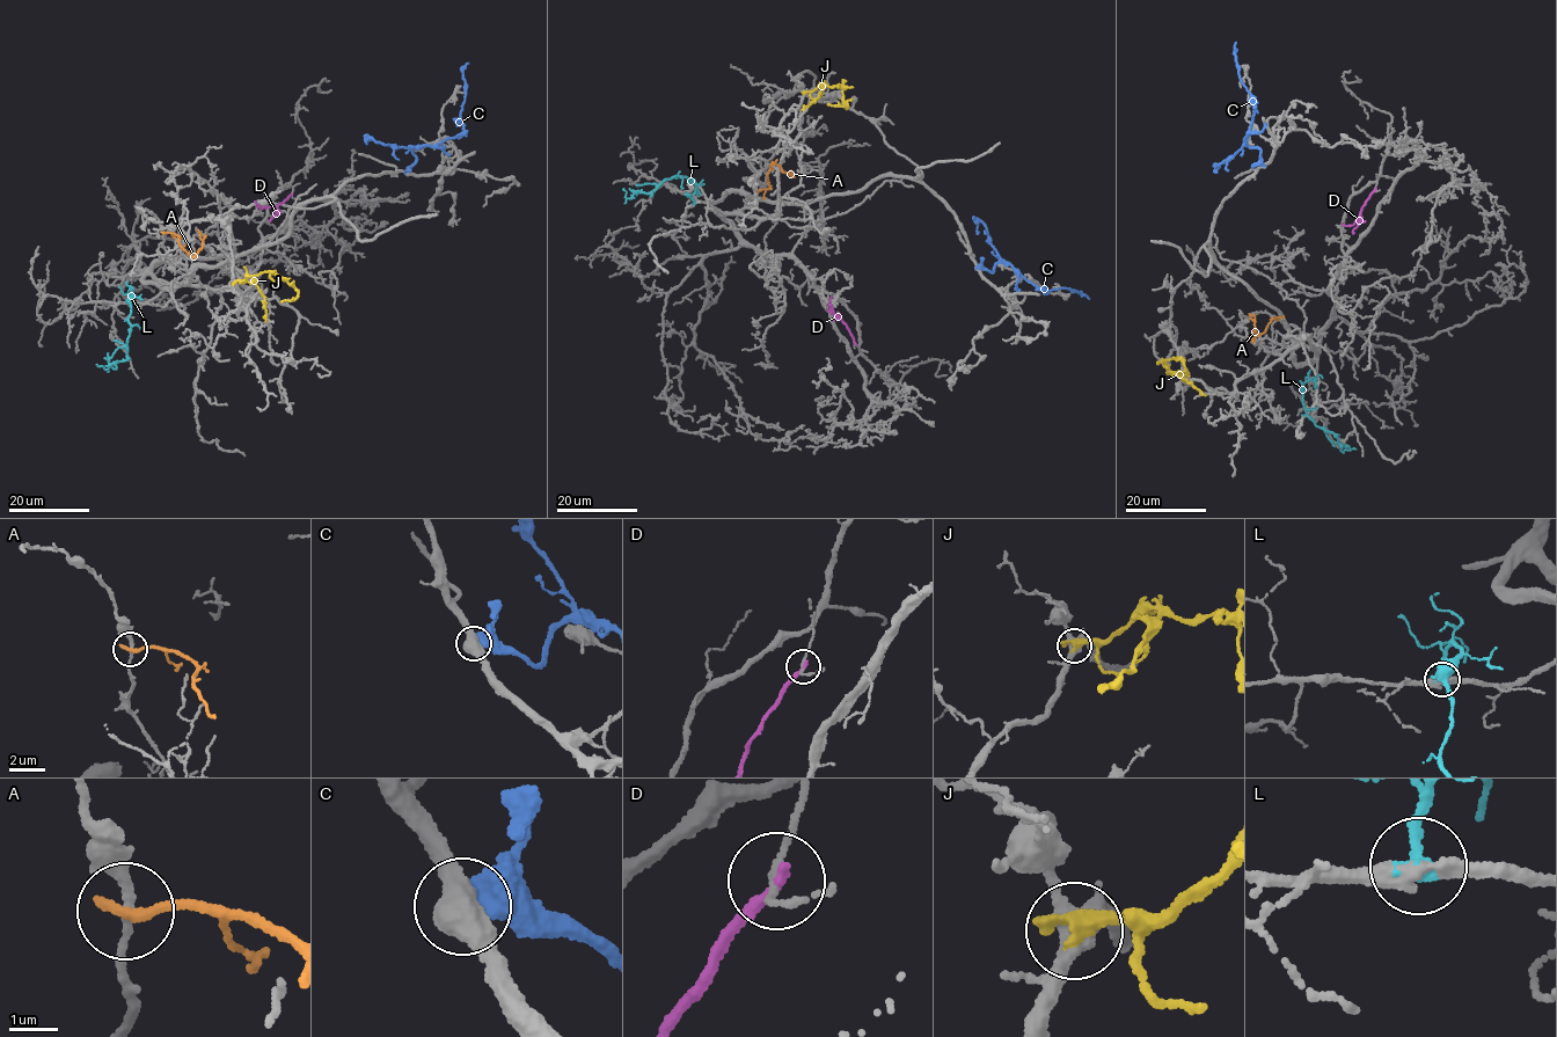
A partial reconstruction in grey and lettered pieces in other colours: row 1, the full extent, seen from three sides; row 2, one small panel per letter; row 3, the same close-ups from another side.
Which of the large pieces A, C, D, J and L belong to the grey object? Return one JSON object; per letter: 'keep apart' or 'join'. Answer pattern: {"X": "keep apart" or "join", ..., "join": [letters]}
{"A": "keep apart", "C": "keep apart", "D": "keep apart", "J": "keep apart", "L": "join", "join": ["L"]}

